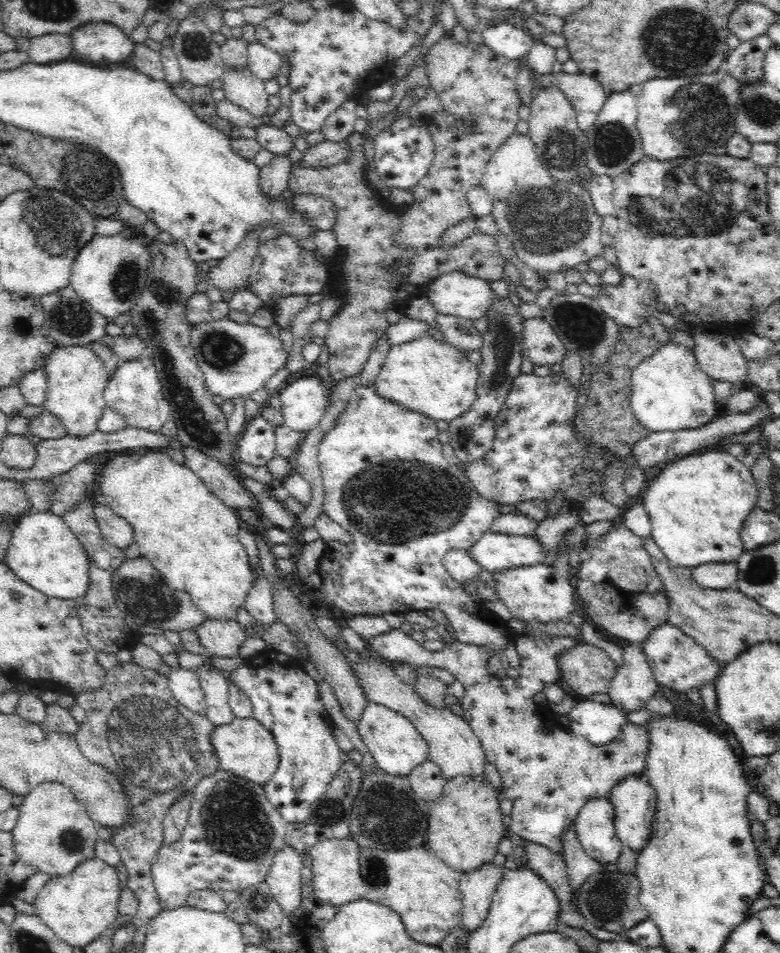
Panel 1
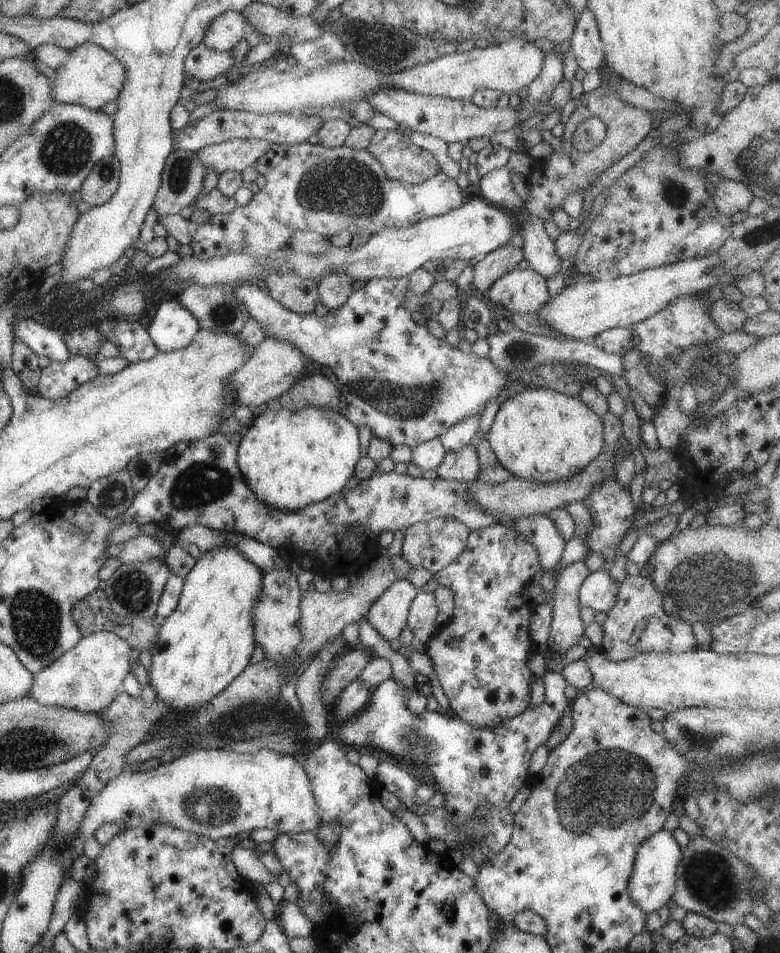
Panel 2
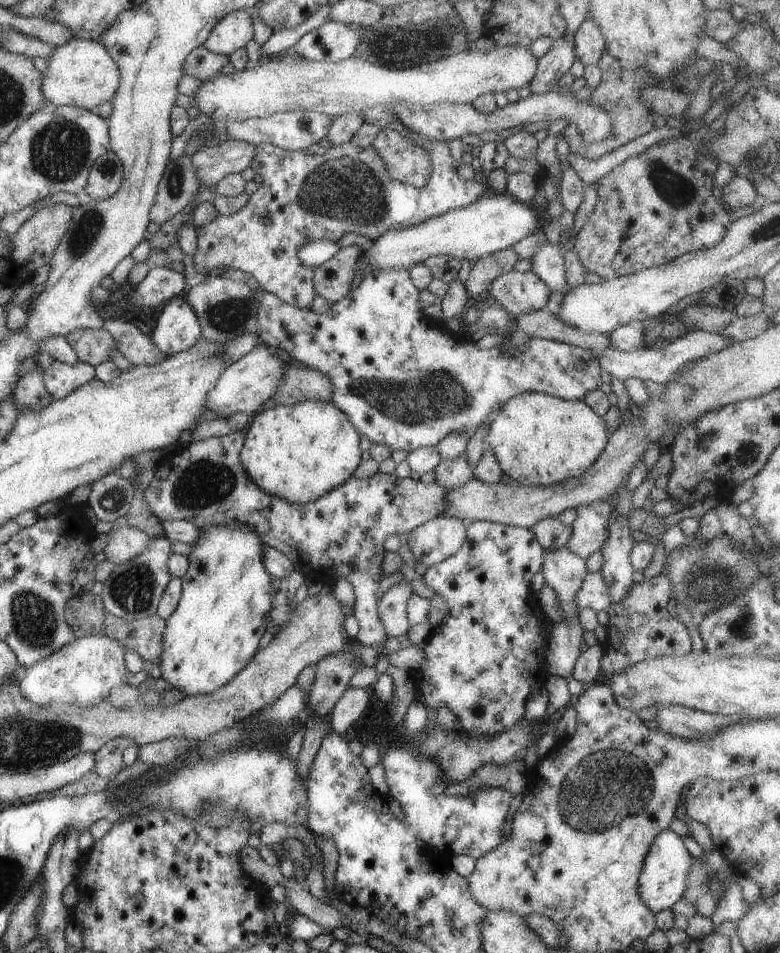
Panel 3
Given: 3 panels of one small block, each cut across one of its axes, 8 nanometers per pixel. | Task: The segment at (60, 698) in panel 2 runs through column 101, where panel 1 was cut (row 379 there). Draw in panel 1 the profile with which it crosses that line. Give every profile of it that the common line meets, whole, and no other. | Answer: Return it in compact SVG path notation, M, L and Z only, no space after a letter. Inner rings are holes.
M671 342L635 366L629 407L638 424L650 433L698 430L716 419L719 404L714 400L712 381L700 370L692 348Z

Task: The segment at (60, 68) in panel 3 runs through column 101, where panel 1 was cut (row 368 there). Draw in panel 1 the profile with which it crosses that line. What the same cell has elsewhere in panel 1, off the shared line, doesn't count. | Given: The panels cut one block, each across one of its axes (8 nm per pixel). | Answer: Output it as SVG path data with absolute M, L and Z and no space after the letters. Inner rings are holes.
M58 346L44 366L48 390L43 407L59 420L63 431L74 438L98 431L98 422L108 407L104 398L107 376L102 362L88 347Z

